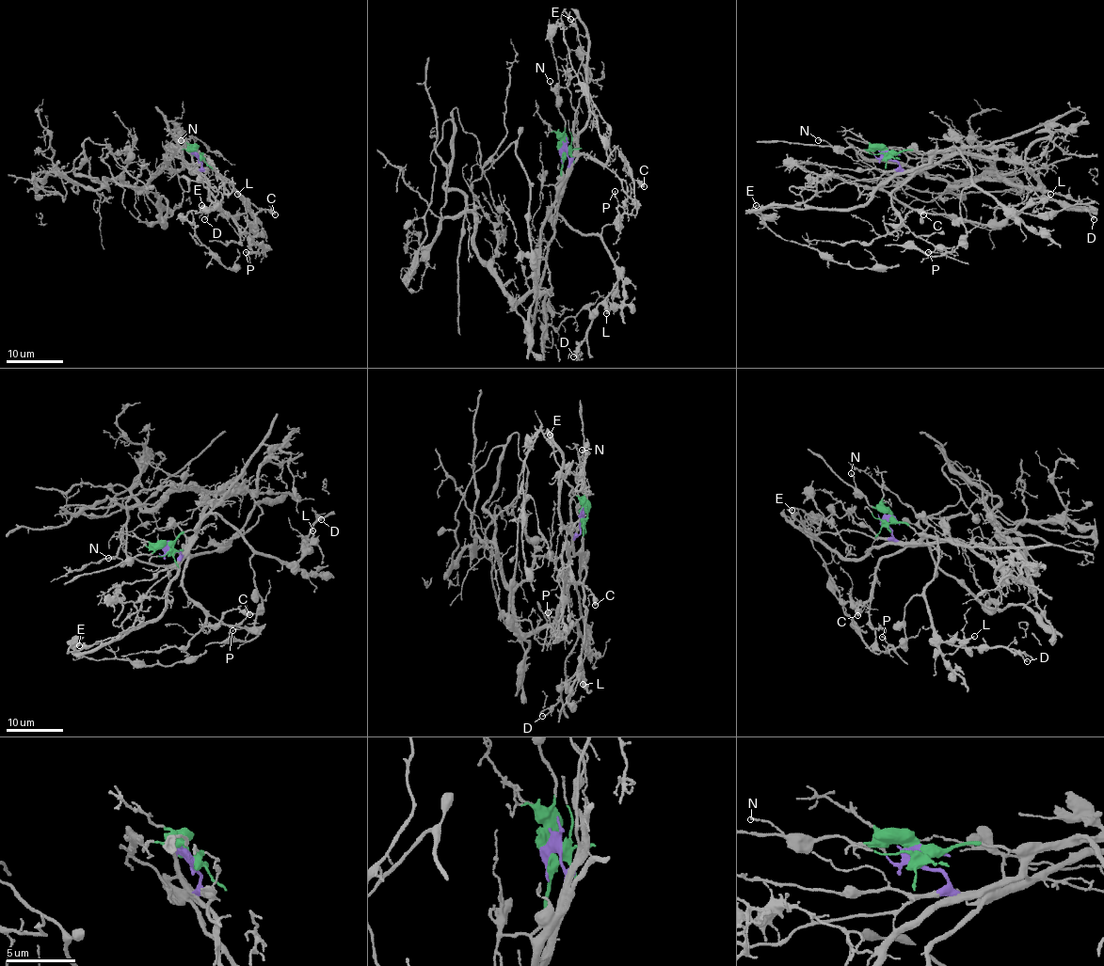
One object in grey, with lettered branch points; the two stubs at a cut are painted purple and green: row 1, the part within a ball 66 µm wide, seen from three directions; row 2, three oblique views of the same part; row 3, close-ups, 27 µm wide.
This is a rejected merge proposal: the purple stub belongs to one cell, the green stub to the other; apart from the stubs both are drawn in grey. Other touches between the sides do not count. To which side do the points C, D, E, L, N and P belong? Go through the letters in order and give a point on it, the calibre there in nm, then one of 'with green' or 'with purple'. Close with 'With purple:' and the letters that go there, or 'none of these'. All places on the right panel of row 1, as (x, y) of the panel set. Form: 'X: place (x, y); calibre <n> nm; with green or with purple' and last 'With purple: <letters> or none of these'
C: place (923, 214); calibre 550 nm; with purple
D: place (1094, 219); calibre 170 nm; with green
E: place (756, 205); calibre 120 nm; with purple
L: place (1050, 194); calibre 120 nm; with green
N: place (818, 140); calibre 120 nm; with green
P: place (928, 252); calibre 120 nm; with green
With purple: C, E

